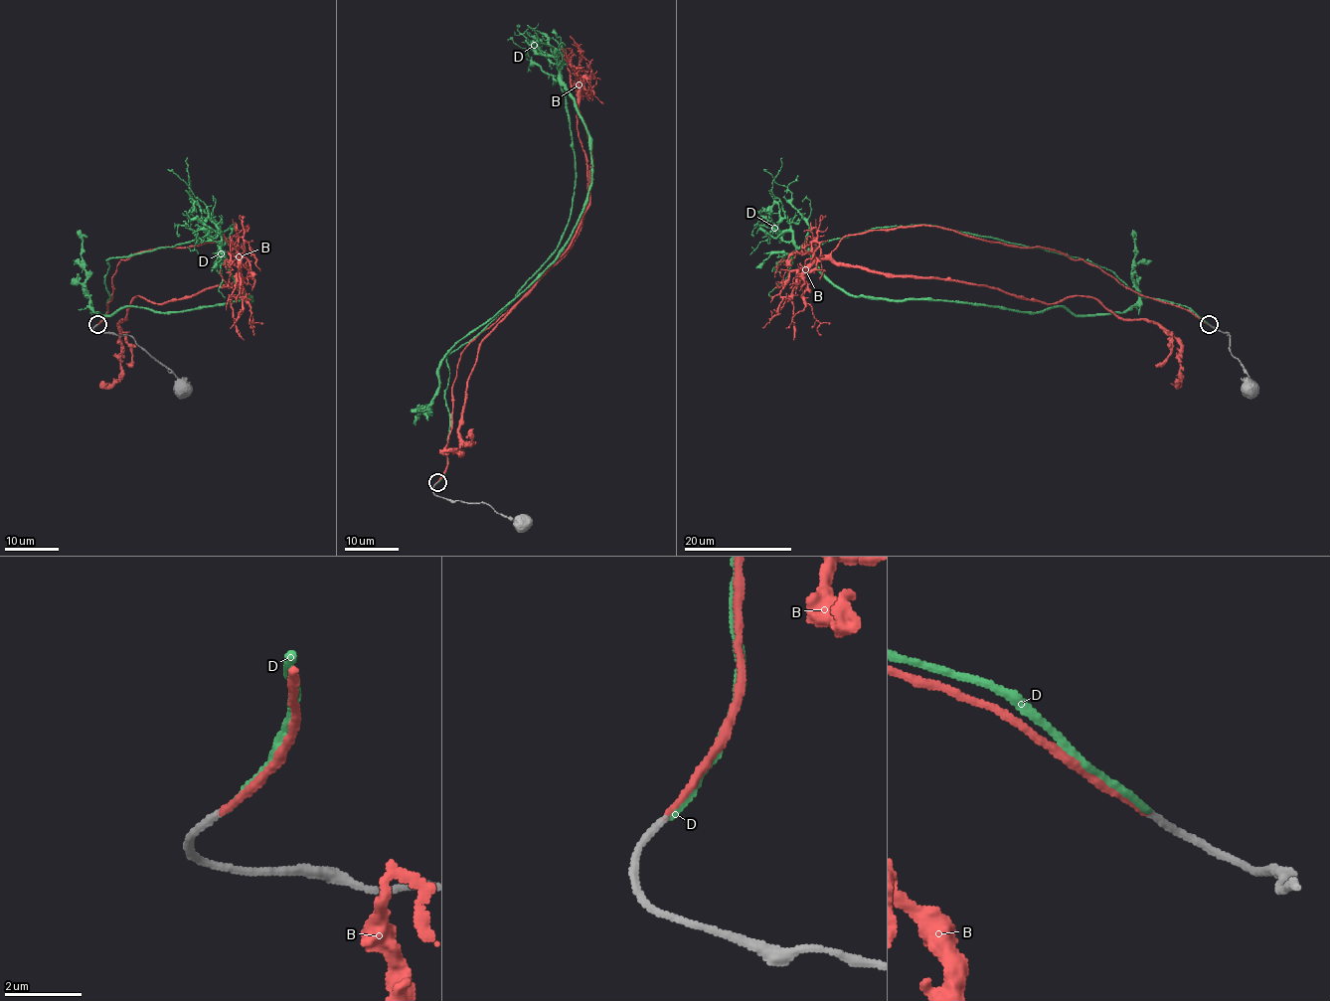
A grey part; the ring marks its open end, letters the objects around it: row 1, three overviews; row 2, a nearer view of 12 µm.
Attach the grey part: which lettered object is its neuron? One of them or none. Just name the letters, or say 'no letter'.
D

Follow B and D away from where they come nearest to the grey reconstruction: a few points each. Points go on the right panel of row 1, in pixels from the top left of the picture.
B: (1210, 324), (1082, 259), (928, 225), (848, 234), (831, 252), (1046, 303), (1090, 296), (1177, 341), (1170, 383)
D: (1210, 324), (1089, 261), (939, 226), (878, 228), (812, 258), (857, 296), (1093, 315), (1138, 300), (1134, 230)

